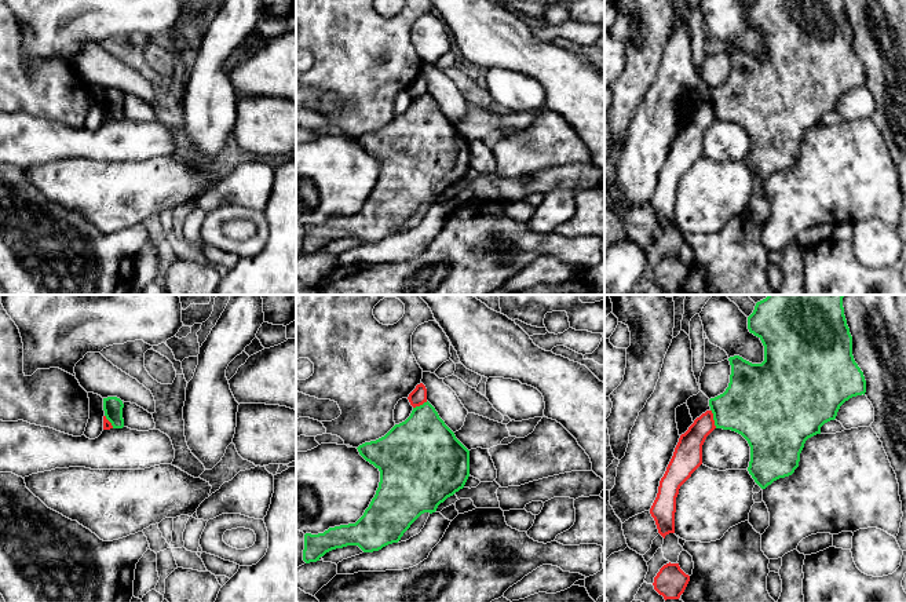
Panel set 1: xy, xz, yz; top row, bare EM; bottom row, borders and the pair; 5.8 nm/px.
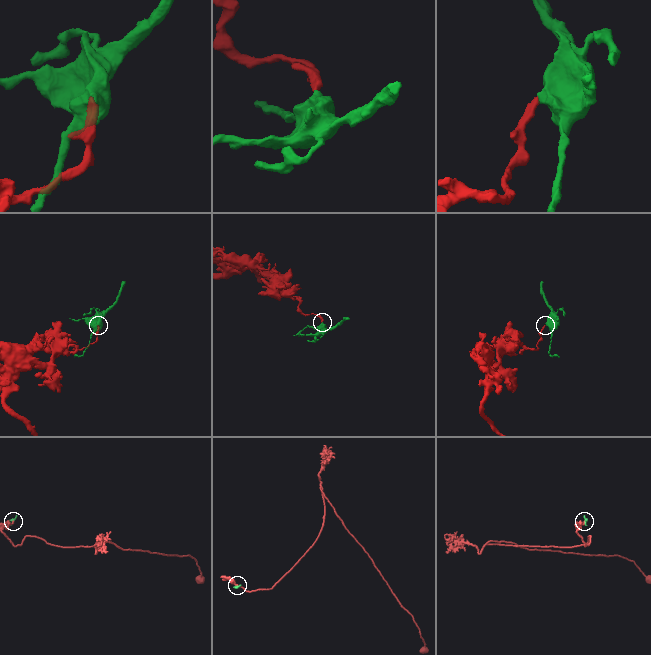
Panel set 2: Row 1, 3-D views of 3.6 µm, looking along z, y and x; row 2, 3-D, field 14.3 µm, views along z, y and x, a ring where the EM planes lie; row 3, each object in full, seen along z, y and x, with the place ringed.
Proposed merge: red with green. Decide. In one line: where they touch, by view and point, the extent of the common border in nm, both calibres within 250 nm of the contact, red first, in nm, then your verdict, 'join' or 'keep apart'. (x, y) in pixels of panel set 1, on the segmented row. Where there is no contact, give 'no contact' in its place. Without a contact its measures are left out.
yz (712, 419) | 120 nm | 160/360 nm | keep apart

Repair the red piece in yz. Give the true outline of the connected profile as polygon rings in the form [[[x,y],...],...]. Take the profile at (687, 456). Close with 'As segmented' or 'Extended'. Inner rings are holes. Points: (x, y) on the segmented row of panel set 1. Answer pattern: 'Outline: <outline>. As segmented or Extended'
Outline: [[[706,411],[680,435],[673,456],[660,481],[657,497],[650,508],[658,533],[665,539],[675,533],[676,497],[680,486],[702,464],[702,445],[716,428],[712,411]]]. As segmented

